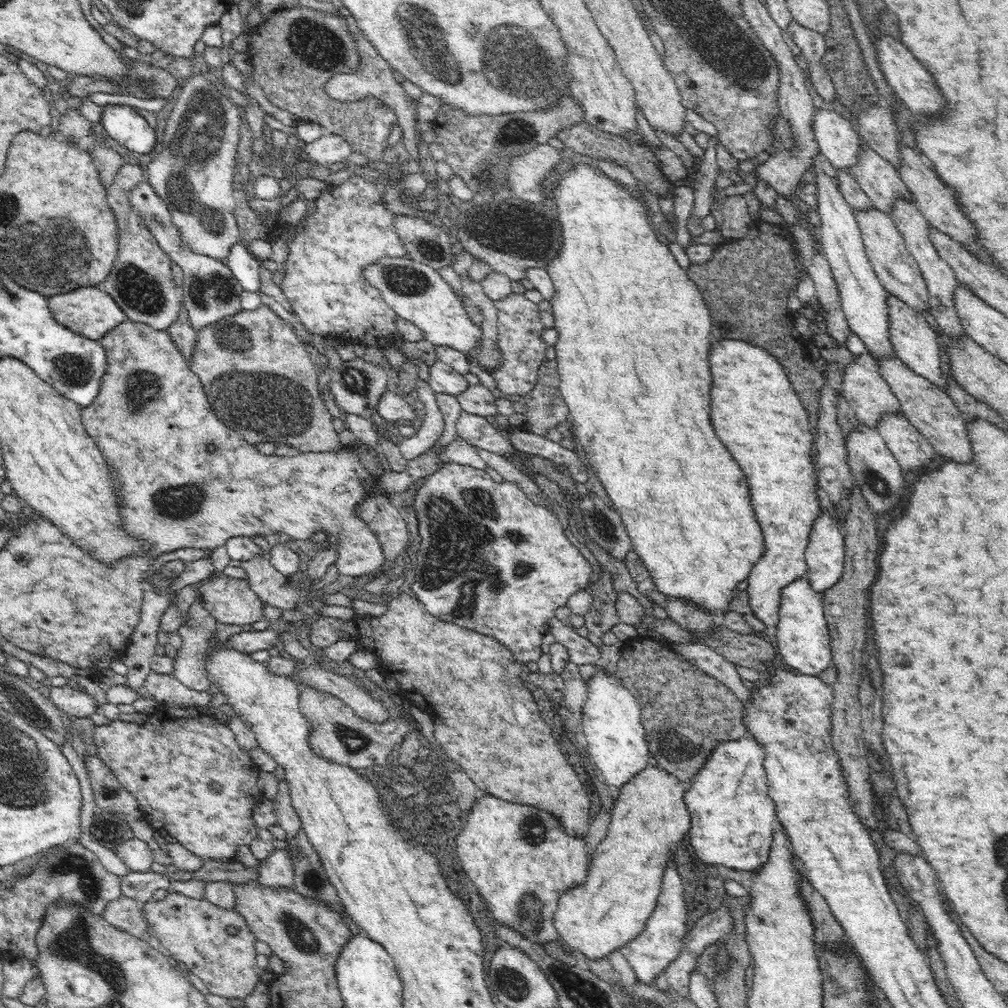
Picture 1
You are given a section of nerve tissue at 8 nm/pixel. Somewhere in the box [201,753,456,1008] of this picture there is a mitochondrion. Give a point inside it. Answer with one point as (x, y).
(305, 938)

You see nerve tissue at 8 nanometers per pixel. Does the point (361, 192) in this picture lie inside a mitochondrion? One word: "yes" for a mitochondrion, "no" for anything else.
no

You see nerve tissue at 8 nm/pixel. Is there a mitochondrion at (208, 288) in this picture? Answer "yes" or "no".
yes

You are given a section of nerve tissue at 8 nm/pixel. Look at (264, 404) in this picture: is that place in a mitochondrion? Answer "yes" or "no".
yes

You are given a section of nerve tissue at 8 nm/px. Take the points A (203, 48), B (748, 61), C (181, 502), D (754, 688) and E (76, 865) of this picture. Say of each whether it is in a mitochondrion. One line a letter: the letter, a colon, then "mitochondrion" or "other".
A: other
B: mitochondrion
C: mitochondrion
D: other
E: mitochondrion

